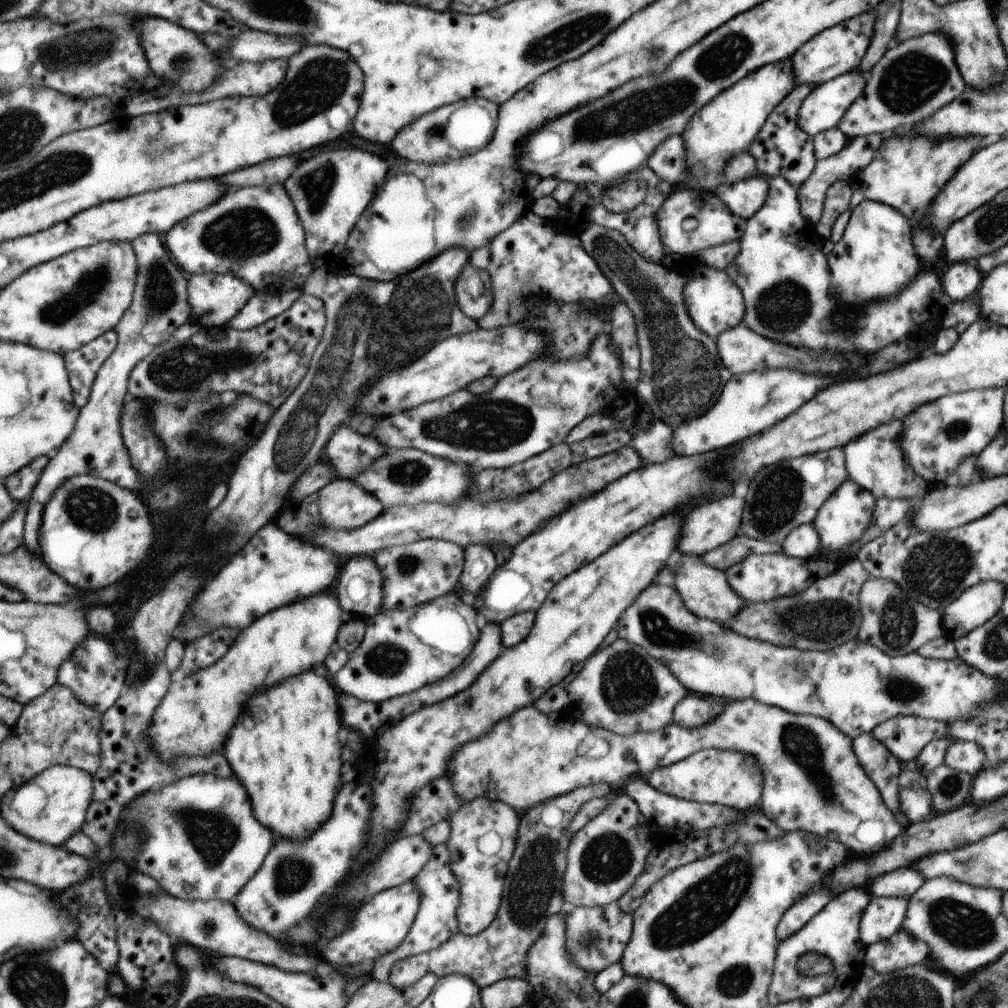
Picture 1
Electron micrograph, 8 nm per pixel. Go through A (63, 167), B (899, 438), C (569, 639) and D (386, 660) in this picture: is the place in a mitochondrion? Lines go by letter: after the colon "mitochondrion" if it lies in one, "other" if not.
A: mitochondrion
B: other
C: other
D: mitochondrion

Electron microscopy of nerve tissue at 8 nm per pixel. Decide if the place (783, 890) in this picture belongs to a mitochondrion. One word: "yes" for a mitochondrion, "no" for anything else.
no

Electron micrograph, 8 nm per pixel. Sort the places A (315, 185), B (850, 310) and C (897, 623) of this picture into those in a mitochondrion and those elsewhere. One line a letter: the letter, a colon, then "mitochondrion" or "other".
A: mitochondrion
B: other
C: mitochondrion

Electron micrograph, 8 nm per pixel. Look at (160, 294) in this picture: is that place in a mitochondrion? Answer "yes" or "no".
yes

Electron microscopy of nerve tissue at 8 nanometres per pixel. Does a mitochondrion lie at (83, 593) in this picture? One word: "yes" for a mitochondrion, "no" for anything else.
no

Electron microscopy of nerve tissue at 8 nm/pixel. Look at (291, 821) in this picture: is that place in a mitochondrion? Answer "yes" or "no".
no

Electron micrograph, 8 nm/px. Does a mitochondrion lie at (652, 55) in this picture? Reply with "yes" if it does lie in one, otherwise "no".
yes

